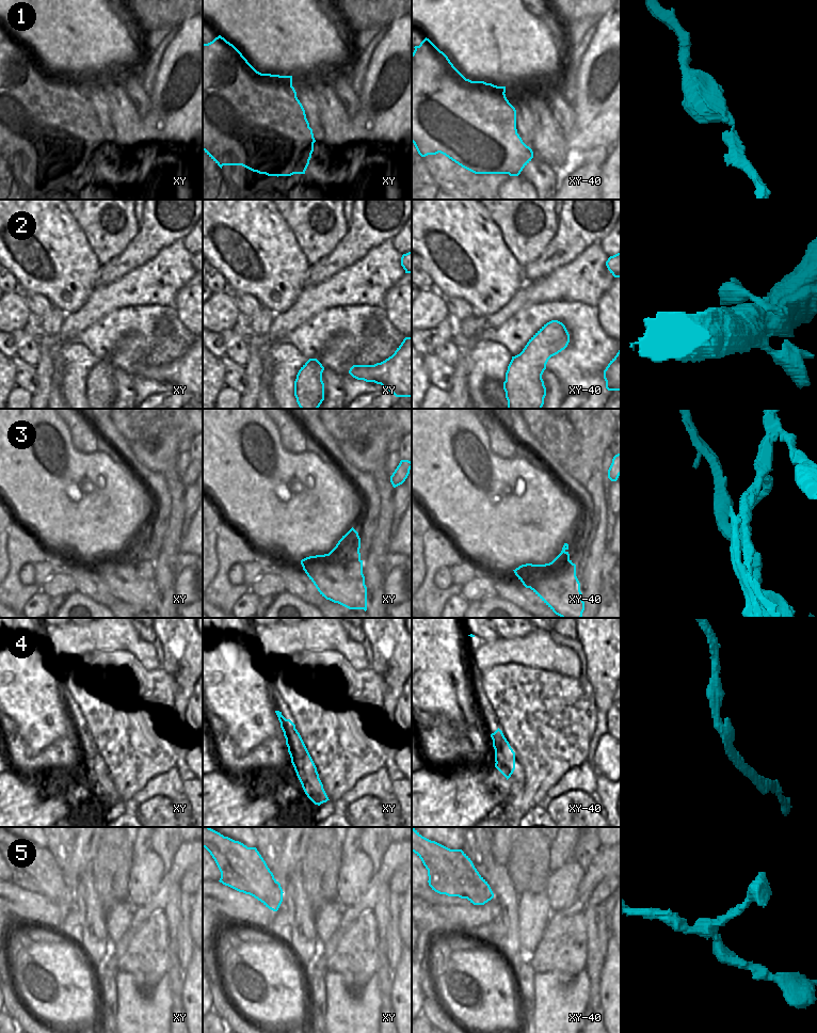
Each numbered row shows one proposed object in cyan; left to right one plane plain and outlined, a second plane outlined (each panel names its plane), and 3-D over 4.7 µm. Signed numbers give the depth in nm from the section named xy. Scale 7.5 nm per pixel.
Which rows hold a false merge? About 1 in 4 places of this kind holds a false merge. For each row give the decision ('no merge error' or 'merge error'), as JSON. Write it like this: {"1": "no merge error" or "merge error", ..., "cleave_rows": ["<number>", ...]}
{"1": "no merge error", "2": "no merge error", "3": "merge error", "4": "no merge error", "5": "no merge error", "cleave_rows": ["3"]}

